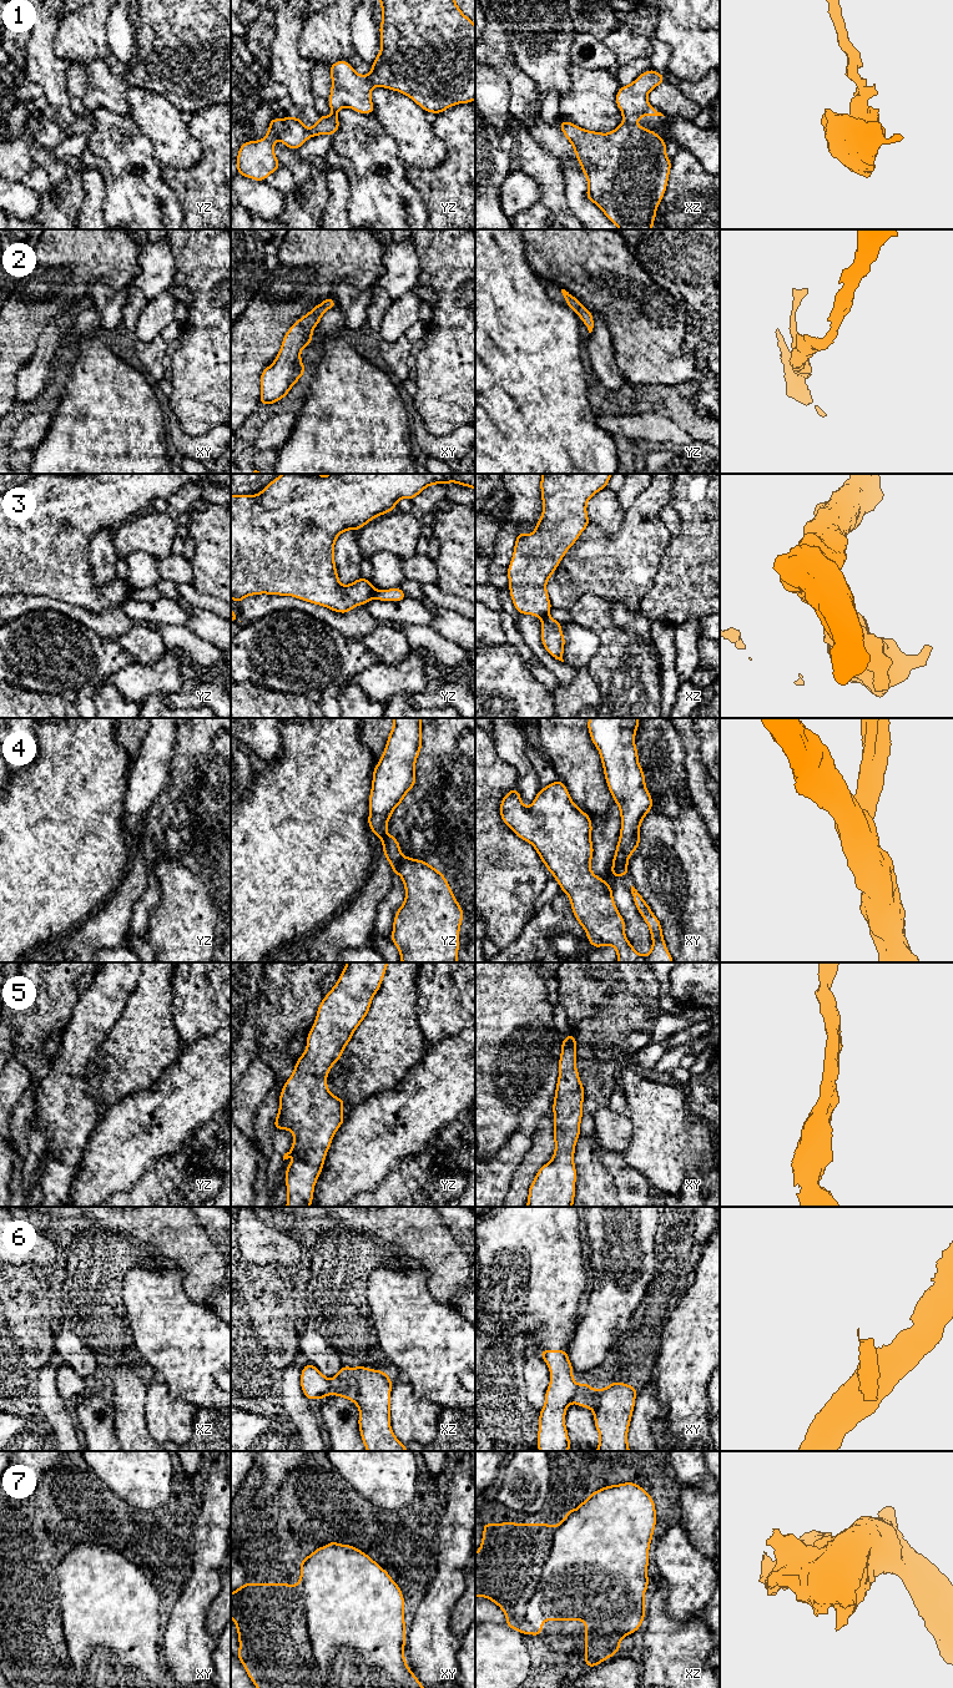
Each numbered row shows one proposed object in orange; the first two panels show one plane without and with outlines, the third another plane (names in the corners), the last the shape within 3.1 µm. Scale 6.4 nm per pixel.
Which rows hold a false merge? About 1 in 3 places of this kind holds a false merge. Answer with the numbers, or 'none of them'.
3, 4, 6

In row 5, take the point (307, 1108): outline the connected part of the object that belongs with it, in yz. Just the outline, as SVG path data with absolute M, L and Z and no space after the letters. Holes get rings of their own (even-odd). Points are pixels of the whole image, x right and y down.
M347 962L337 984L318 1006L316 1021L307 1035L306 1051L296 1062L292 1076L286 1081L279 1095L279 1110L274 1128L293 1133L292 1148L284 1153L283 1161L298 1154L286 1169L286 1207L309 1207L313 1202L316 1182L323 1171L323 1163L333 1136L346 1120L344 1101L331 1093L326 1077L332 1066L342 1057L353 1032L365 1019L372 1000L380 989L389 962Z

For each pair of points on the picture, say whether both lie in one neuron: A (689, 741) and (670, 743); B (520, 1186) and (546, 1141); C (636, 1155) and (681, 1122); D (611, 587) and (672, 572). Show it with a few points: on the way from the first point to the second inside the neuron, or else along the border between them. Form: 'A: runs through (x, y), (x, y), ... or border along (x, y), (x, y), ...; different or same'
A: border along (676, 731), (684, 748), (685, 771); different
B: runs through (524, 1174), (540, 1152); same
C: runs through (648, 1151), (654, 1150), (670, 1133); same
D: border along (666, 549), (655, 582), (640, 601); different

